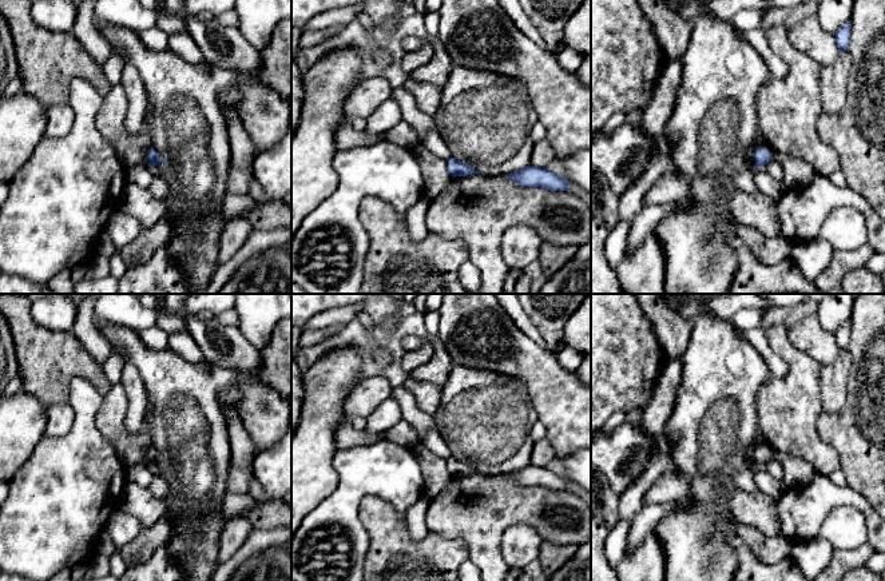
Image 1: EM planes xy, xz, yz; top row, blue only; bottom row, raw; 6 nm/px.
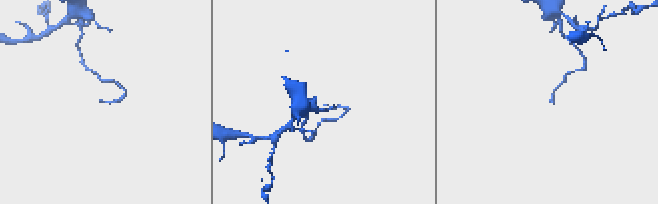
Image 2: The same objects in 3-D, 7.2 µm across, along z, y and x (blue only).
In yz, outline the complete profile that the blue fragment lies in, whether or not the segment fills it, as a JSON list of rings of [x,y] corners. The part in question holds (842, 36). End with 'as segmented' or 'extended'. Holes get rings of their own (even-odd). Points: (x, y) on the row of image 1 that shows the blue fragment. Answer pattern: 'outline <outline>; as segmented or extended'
outline [[[850,20],[846,21],[837,32],[836,32],[836,43],[840,51],[848,51],[850,41]]]; as segmented

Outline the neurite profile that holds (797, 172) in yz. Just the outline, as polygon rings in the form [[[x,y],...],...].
[[[759,132],[755,139],[755,148],[767,148],[771,159],[782,164],[785,175],[782,184],[785,190],[806,186],[817,176],[817,172],[810,164],[781,154],[766,140],[762,132]]]

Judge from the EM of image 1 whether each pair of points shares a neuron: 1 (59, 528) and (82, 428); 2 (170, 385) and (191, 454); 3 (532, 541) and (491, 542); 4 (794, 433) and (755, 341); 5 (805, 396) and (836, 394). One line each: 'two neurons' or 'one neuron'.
1: one neuron
2: one neuron
3: two neurons
4: two neurons
5: two neurons

